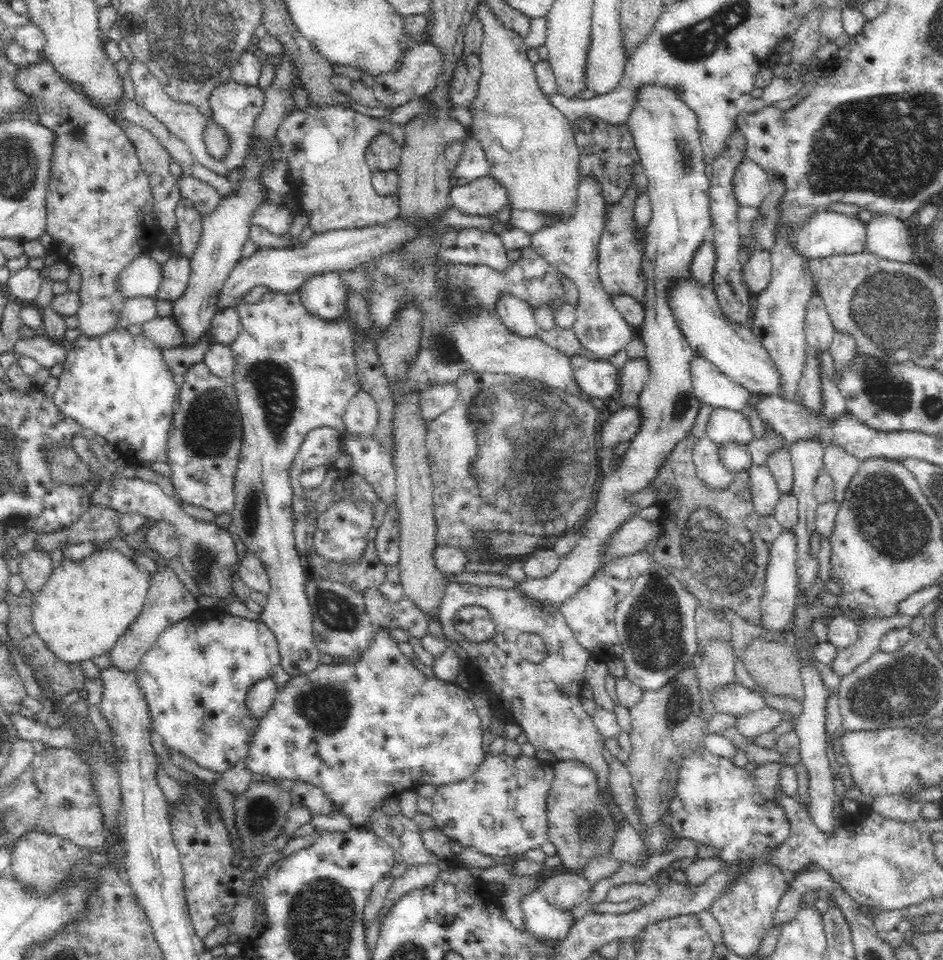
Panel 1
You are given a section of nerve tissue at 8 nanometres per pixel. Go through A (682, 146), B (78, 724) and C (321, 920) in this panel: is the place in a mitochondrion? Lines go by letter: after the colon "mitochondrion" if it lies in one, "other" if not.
A: mitochondrion
B: other
C: mitochondrion

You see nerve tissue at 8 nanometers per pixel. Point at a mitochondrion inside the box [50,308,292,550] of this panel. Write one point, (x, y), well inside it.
(208, 430)

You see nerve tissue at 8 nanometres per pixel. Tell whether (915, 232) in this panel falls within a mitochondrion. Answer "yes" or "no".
no

